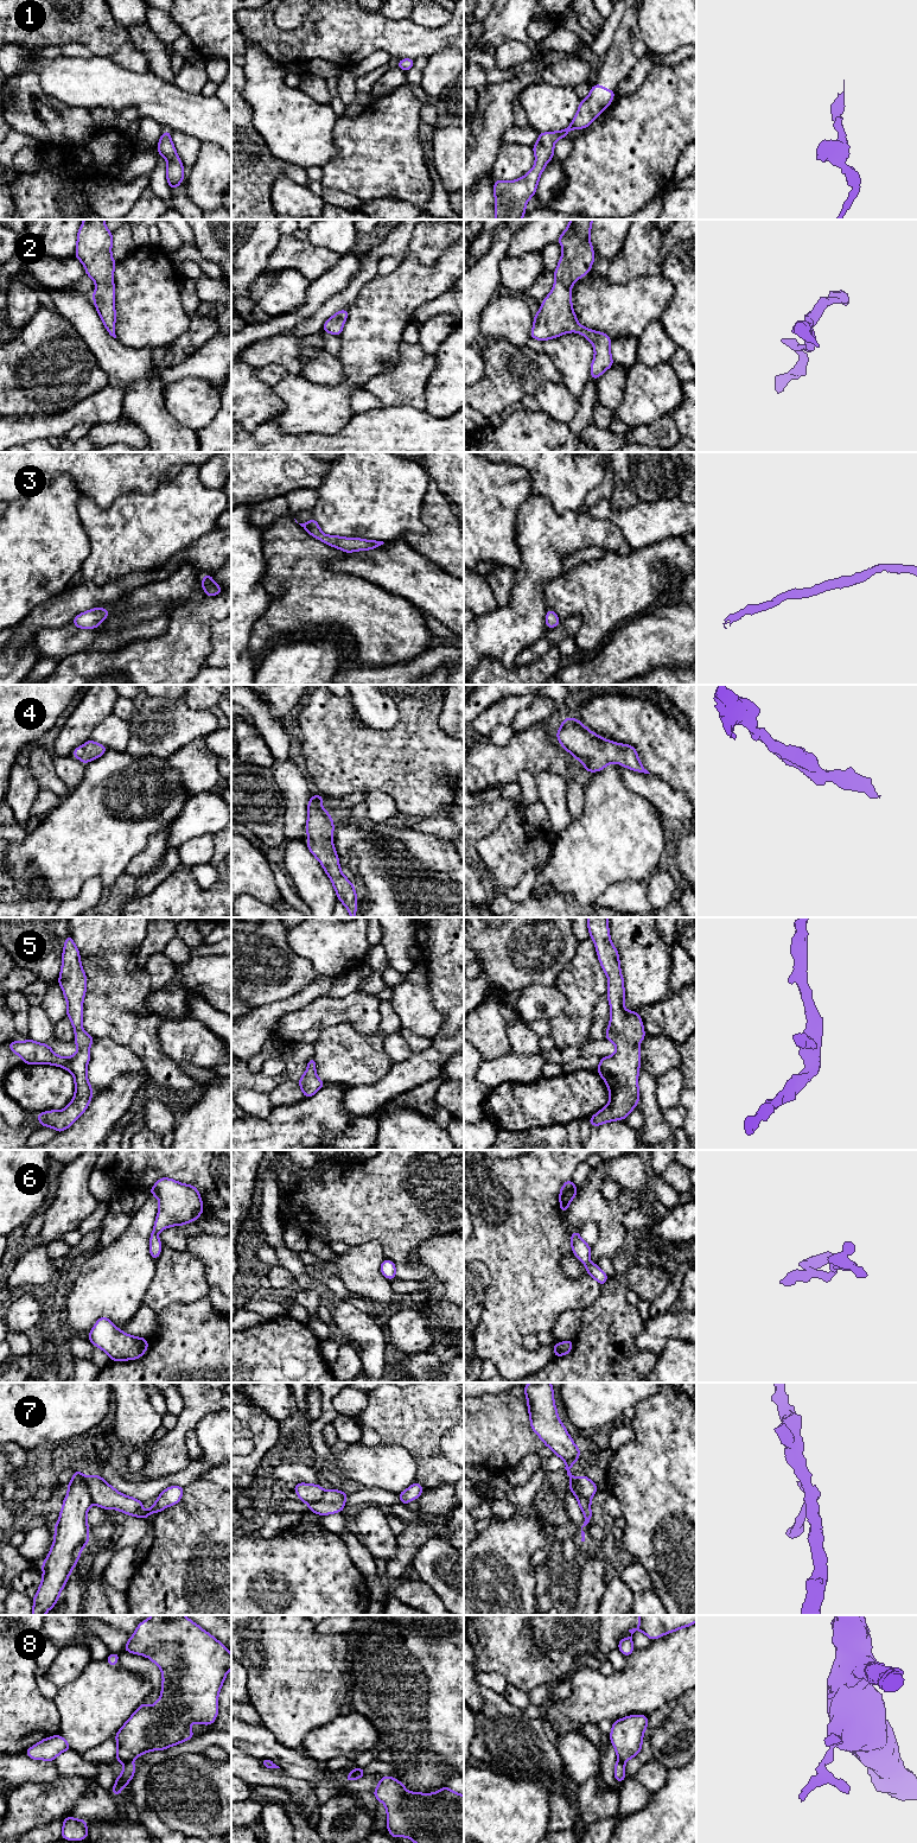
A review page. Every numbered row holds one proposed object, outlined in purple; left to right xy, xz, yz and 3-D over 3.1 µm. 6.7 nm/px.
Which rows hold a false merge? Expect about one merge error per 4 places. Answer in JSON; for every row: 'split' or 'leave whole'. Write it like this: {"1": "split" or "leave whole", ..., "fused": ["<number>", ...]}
{"1": "leave whole", "2": "leave whole", "3": "leave whole", "4": "leave whole", "5": "leave whole", "6": "leave whole", "7": "split", "8": "split", "fused": ["7", "8"]}

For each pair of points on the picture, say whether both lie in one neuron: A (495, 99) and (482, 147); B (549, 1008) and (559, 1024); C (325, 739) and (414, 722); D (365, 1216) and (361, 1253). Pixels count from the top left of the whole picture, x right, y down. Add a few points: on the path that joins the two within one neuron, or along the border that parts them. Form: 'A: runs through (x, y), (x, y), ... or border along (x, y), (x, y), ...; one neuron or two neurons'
A: runs through (494, 110), (488, 127), (488, 135); one neuron
B: border along (560, 990), (565, 997), (566, 1005), (549, 1021); two neurons
C: runs through (348, 739), (392, 739); one neuron
D: border along (350, 1246), (377, 1240), (386, 1258); two neurons

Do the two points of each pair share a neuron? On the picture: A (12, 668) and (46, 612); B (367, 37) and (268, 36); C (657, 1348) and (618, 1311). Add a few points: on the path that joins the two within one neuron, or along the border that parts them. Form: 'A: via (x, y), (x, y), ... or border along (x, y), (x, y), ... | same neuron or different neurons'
A: via (19, 654), (23, 636), (32, 627) | same neuron
B: via (342, 37), (336, 37), (324, 43), (293, 43) | same neuron
C: border along (644, 1322), (636, 1345), (657, 1357) | different neurons

